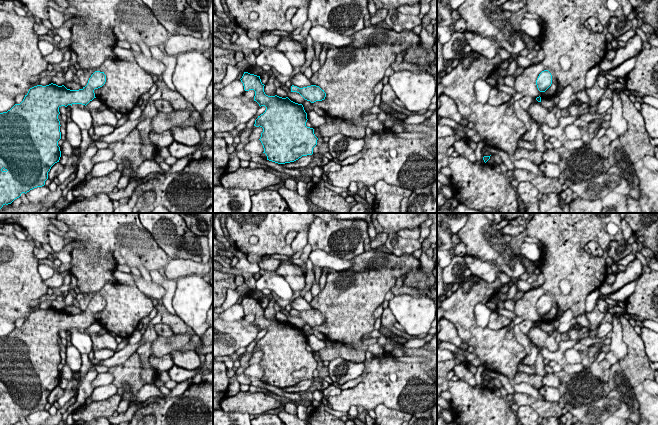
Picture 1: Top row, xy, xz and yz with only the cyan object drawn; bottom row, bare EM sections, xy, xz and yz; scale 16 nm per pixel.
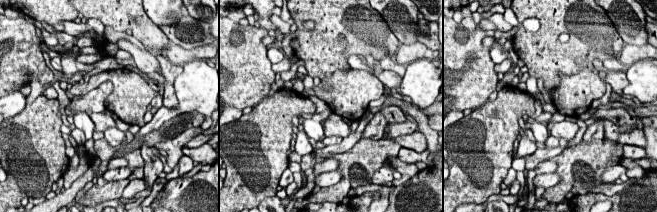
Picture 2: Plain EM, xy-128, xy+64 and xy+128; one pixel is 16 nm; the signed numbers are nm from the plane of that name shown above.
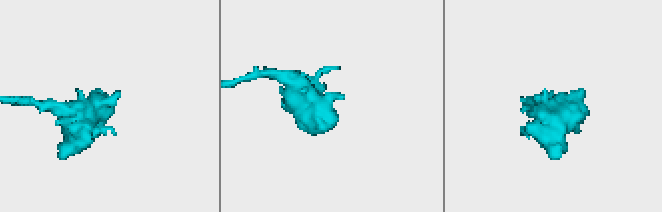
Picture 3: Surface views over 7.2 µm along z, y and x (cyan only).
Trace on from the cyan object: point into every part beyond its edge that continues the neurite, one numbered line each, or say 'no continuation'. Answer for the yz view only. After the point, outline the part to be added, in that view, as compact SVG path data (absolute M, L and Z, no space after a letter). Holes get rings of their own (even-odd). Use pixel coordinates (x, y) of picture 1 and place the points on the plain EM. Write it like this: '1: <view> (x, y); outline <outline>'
no continuation

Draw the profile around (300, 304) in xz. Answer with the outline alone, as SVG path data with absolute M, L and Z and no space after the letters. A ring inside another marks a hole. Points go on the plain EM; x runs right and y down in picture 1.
M296 298L294 301L290 303L291 308L297 311L305 311L313 309L304 298Z

